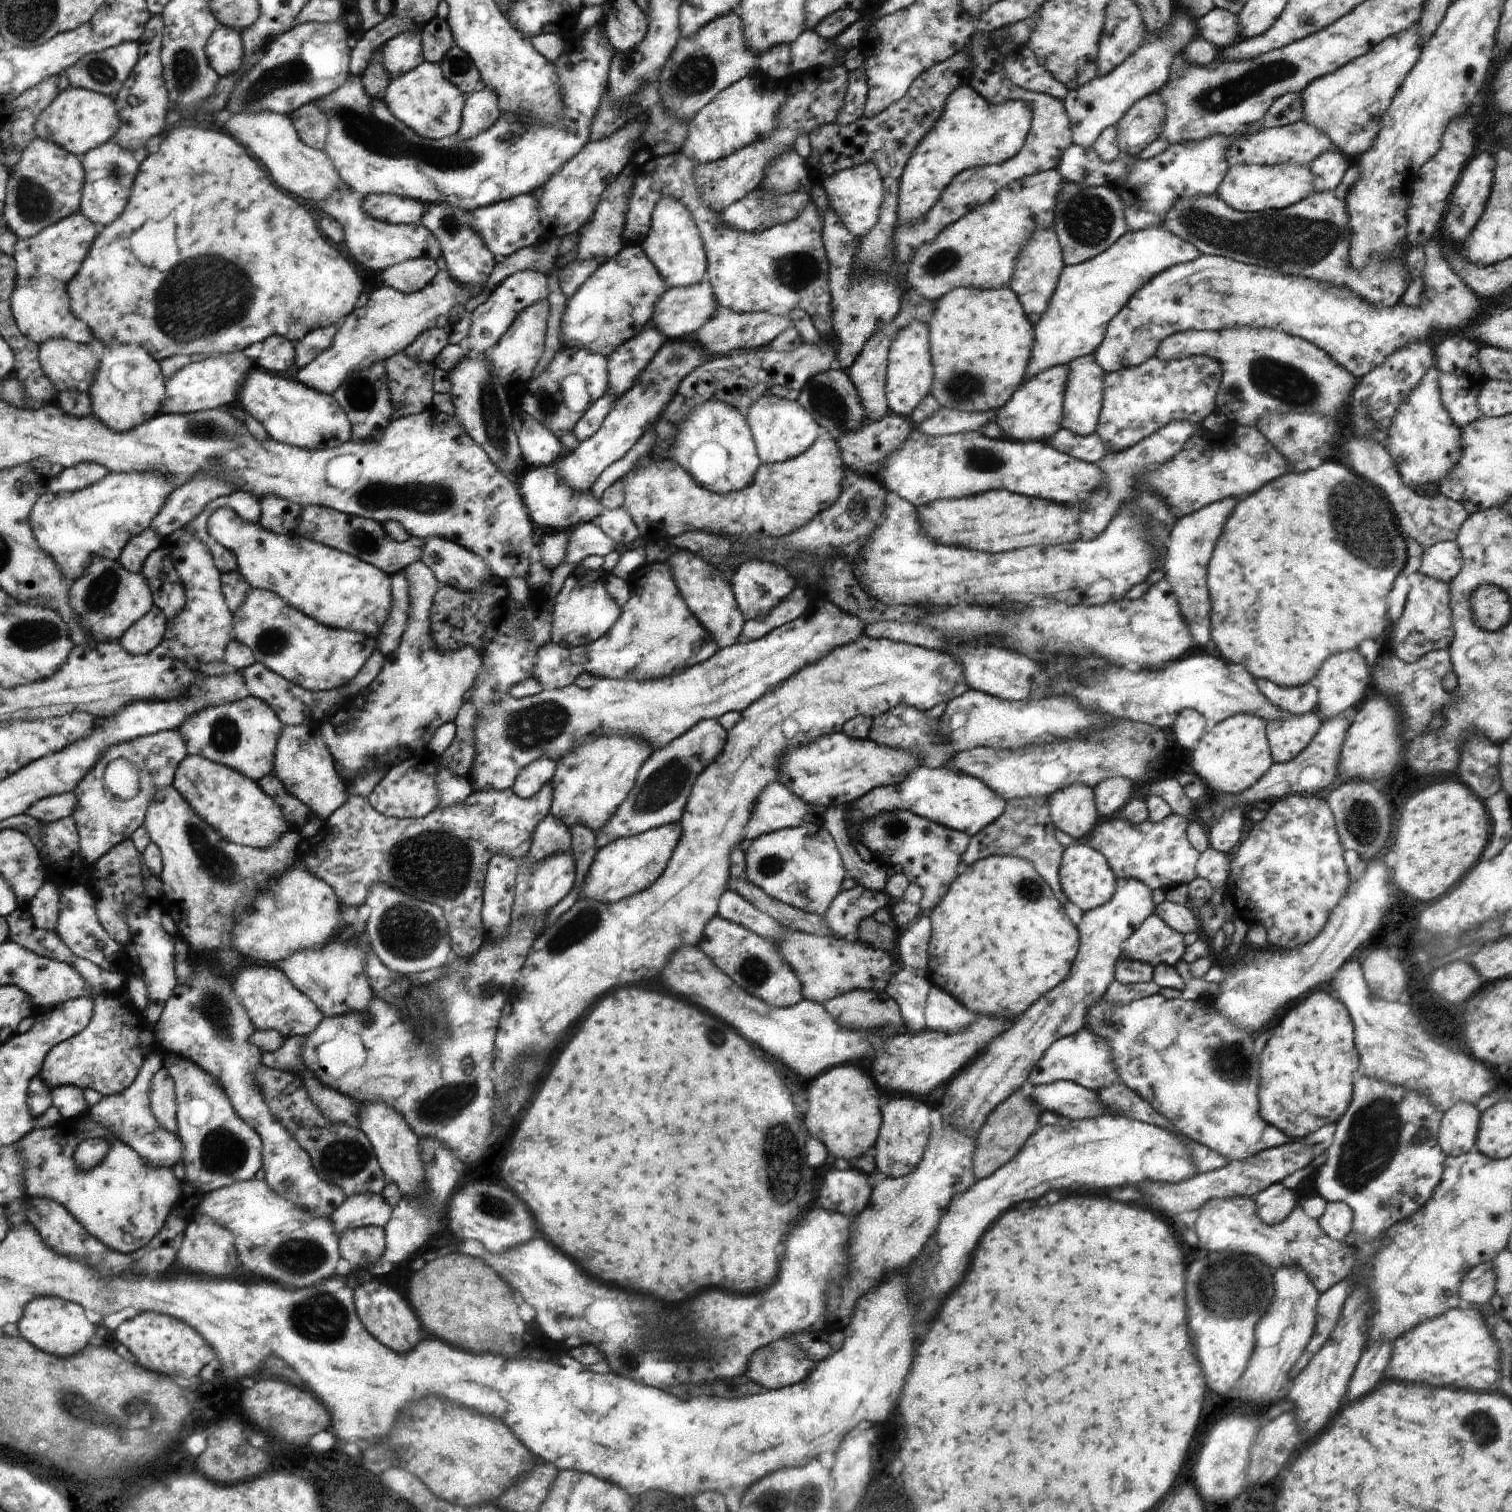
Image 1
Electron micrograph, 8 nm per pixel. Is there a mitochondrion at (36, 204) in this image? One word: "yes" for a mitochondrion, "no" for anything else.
yes

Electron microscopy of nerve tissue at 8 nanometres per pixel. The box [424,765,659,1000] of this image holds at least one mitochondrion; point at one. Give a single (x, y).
(580, 926)

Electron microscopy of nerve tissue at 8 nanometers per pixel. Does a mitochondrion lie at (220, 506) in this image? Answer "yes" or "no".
no

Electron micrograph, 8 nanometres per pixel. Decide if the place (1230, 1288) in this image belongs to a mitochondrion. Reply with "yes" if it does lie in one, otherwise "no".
yes

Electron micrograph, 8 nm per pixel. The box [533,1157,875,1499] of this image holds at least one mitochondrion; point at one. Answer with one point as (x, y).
(628, 1361)

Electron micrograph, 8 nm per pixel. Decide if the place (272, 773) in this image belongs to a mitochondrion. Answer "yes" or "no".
no

